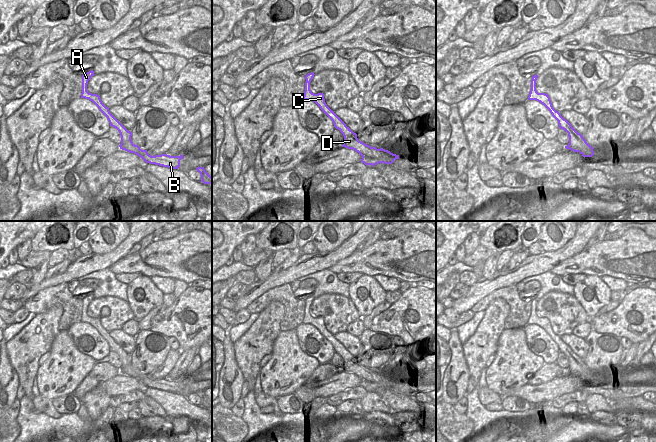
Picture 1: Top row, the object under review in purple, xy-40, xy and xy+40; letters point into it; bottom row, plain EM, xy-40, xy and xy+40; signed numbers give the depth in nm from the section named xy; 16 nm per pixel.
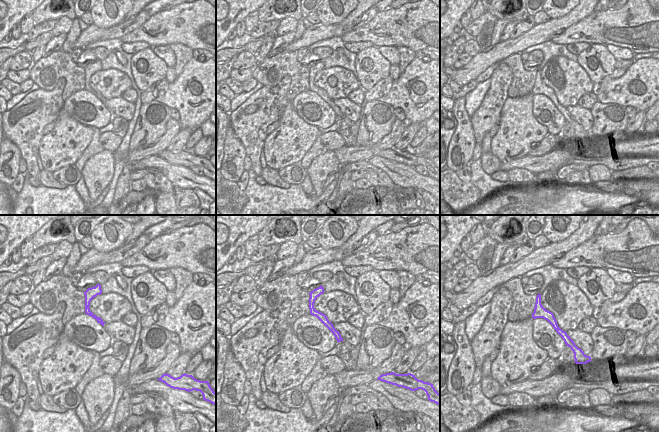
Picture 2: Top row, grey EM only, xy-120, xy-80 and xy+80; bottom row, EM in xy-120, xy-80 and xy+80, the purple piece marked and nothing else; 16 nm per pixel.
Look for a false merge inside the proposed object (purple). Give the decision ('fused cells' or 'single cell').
single cell

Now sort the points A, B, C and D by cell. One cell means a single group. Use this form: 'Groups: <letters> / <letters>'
Groups: A B C D.

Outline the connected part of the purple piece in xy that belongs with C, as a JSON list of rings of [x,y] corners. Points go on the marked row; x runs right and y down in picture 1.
[[[311,72],[305,76],[305,91],[304,100],[311,100],[315,102],[320,109],[332,120],[334,127],[338,129],[344,136],[344,142],[342,147],[353,149],[361,156],[361,162],[365,165],[374,166],[379,163],[392,164],[396,159],[399,159],[399,155],[393,154],[383,148],[377,149],[371,147],[358,140],[357,134],[354,133],[346,124],[332,111],[325,103],[324,94],[314,94],[310,90],[310,82],[314,77],[314,73]]]

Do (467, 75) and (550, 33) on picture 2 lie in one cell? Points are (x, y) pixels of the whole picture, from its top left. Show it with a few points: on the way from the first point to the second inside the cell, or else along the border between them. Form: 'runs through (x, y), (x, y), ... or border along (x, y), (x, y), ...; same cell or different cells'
runs through (488, 58), (505, 48), (517, 46), (529, 38); same cell

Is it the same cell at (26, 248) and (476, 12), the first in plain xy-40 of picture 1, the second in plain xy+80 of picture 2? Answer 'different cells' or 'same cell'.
same cell

